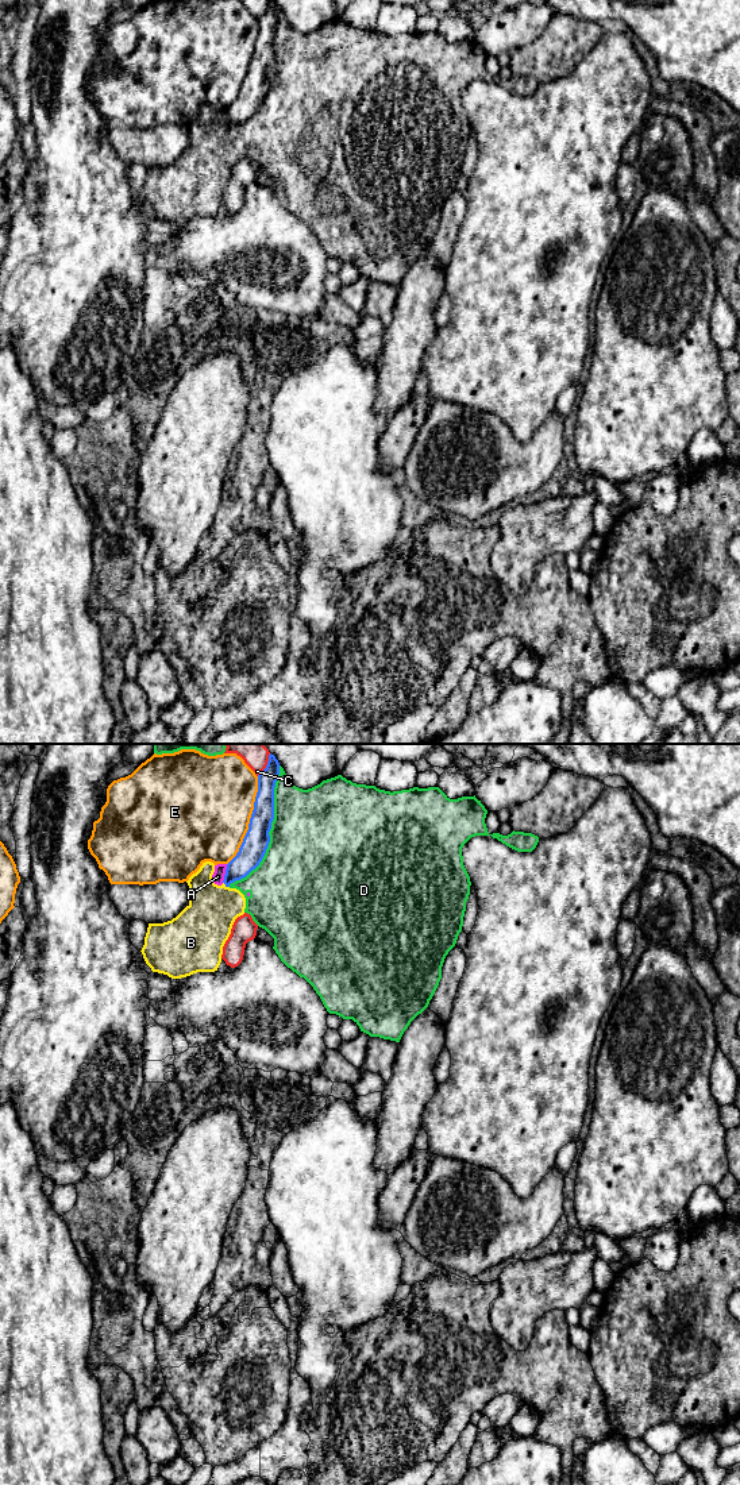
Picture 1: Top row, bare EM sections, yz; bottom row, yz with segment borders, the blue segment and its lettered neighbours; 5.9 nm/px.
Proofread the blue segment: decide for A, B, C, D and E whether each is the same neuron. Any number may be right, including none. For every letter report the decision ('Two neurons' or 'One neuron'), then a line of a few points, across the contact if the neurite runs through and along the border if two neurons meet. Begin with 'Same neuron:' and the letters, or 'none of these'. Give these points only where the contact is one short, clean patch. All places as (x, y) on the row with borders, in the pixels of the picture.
Same neuron: none of these
A: Two neurons. Line: yz (227, 864), (222, 882)
B: Two neurons
C: Two neurons
D: Two neurons
E: Two neurons

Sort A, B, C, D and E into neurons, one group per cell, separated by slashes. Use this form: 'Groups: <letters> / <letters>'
Groups: A B D / C / E

